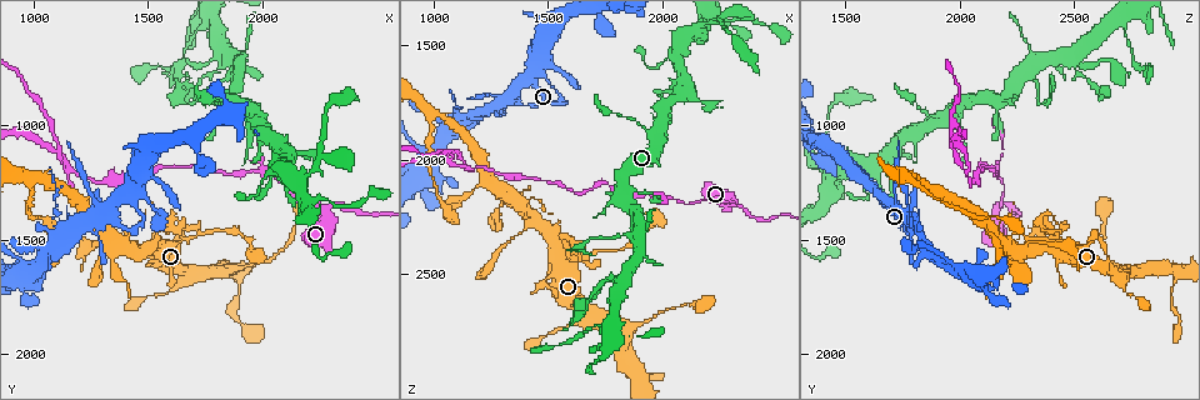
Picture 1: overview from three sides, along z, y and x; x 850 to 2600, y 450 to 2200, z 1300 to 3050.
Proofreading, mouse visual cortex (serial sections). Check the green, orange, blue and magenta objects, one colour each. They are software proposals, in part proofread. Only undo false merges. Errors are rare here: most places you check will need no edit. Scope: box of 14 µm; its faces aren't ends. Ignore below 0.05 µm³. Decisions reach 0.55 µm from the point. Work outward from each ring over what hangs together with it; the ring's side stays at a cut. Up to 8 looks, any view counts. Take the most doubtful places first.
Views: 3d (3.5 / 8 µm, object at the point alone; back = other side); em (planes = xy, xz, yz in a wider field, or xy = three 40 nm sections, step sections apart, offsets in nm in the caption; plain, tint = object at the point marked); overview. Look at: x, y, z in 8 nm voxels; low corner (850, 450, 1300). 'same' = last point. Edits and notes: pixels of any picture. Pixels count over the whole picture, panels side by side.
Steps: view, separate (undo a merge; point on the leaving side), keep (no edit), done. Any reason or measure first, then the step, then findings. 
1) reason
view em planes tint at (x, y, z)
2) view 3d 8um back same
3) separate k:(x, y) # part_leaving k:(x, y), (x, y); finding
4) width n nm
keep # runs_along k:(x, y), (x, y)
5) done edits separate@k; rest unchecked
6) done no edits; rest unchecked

sudden change in width
view 3d 3.5um at (1820, 800, 2340)

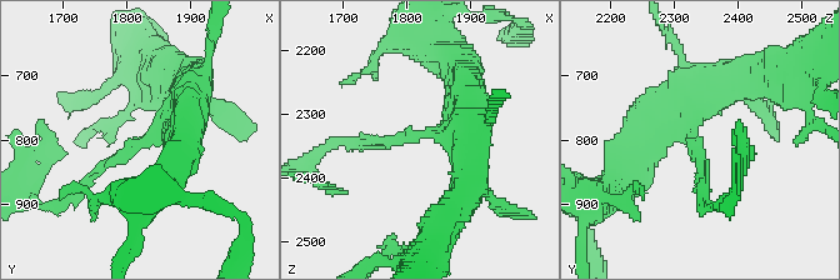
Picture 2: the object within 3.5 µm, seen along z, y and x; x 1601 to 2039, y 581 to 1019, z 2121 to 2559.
arm_widths 150, 450 nm
view em xy step 1 tint at (1825, 805, 2330)

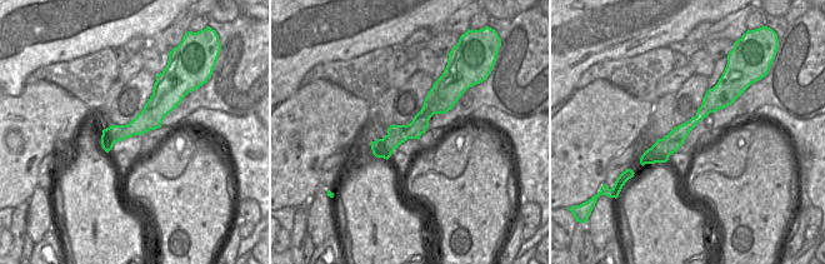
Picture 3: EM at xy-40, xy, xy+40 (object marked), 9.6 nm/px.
separate 2:(110, 161) # part_leaving 2:(430, 131), (384, 144), (334, 141); a second cell is stuck on

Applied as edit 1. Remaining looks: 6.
redraw
view overview

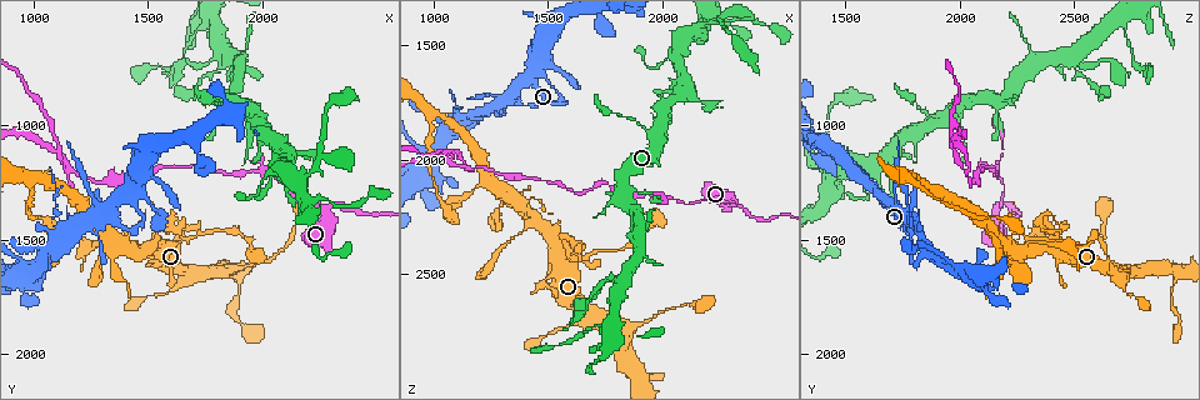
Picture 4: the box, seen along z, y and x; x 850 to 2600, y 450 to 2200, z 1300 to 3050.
calibre changes
view 3d 8um at (2320, 1340, 2190)

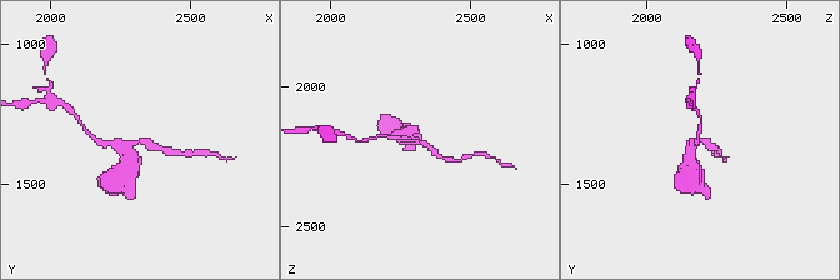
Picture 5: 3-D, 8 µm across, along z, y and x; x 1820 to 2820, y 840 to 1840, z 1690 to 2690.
view 3d 3.5um at (2320, 1350, 2190)

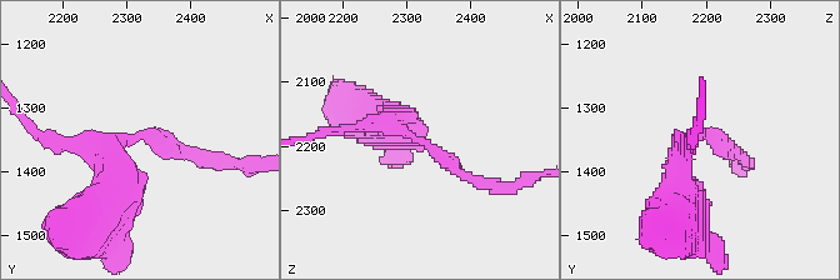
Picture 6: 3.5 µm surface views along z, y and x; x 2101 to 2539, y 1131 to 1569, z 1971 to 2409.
arm_widths 150, 300 nm; need the tissue
view em planes tint at (2320, 1340, 2195)

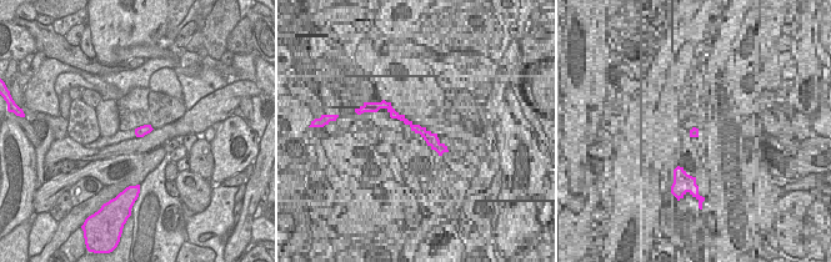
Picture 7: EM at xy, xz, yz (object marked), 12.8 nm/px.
keep # runs_along 6:(386, 119), (464, 176), (483, 183); one cell here

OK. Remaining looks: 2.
thin arm on a thick one
view 3d 3.5um at (1640, 1510, 2420)

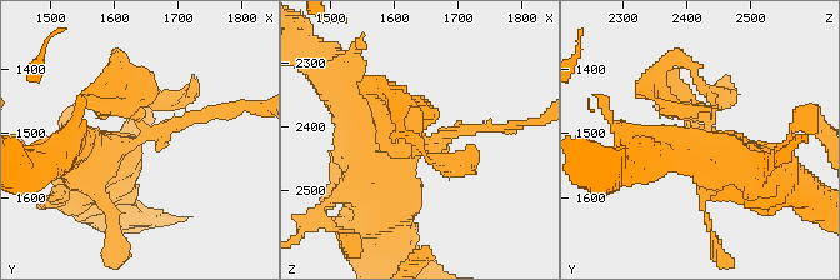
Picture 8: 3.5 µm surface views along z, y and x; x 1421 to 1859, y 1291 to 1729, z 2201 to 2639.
separate 8:(394, 129) # part_leaving 8:(404, 154), (458, 131), (515, 129); a second cell is stuck on

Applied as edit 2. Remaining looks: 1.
done edits separate@2, separate@8; rest unchecked

